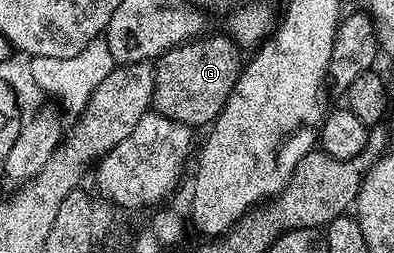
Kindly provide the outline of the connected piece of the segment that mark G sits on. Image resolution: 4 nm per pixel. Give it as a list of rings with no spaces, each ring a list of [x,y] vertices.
[[[226,33],[200,36],[189,42],[181,42],[171,50],[159,55],[154,63],[153,84],[154,113],[174,122],[183,122],[192,128],[207,128],[223,110],[233,92],[239,71],[244,65],[244,55],[239,43]]]

